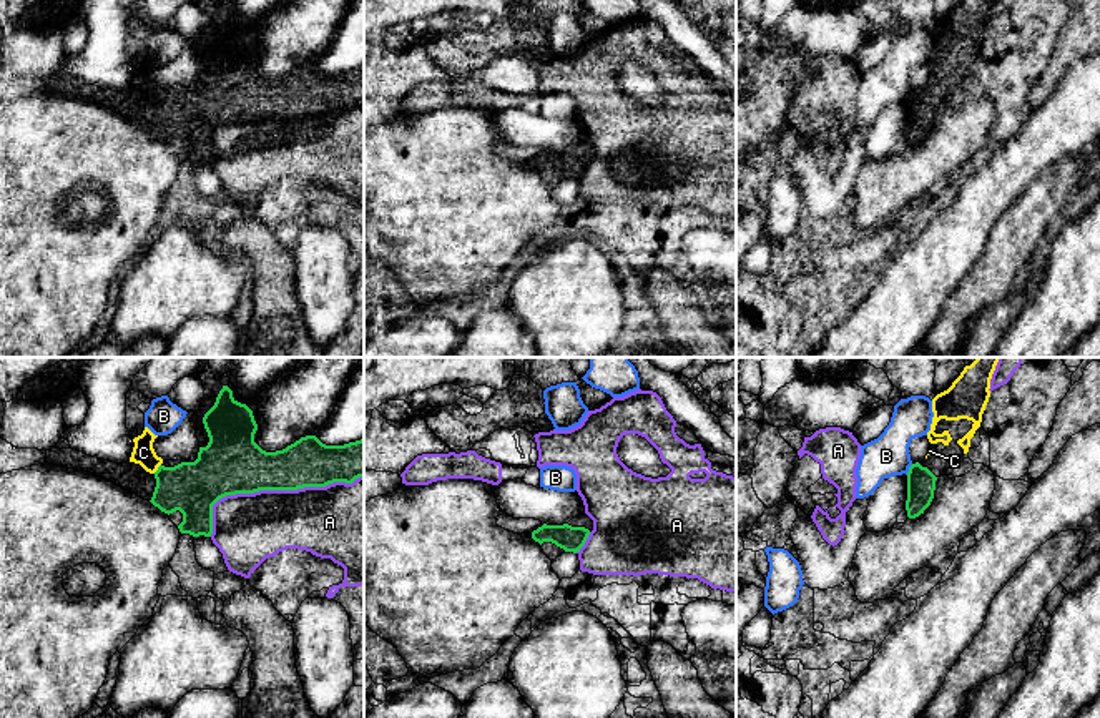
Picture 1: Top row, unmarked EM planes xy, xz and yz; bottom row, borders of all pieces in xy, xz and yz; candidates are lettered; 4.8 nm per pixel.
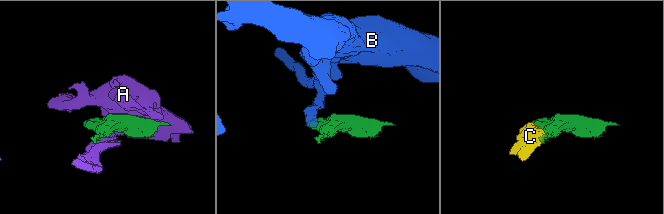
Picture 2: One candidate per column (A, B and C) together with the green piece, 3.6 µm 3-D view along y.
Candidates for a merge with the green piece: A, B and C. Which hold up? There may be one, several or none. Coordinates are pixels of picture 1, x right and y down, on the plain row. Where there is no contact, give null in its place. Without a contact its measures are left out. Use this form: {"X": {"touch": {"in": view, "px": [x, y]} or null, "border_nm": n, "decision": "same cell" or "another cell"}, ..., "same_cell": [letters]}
{"A": {"touch": {"in": "xy", "px": [273, 117]}, "border_nm": 800, "decision": "another cell"}, "B": {"touch": {"in": "yz", "px": [909, 97]}, "border_nm": 70, "decision": "another cell"}, "C": {"touch": {"in": "xy", "px": [158, 97]}, "border_nm": 60, "decision": "same cell"}, "same_cell": ["C"]}

